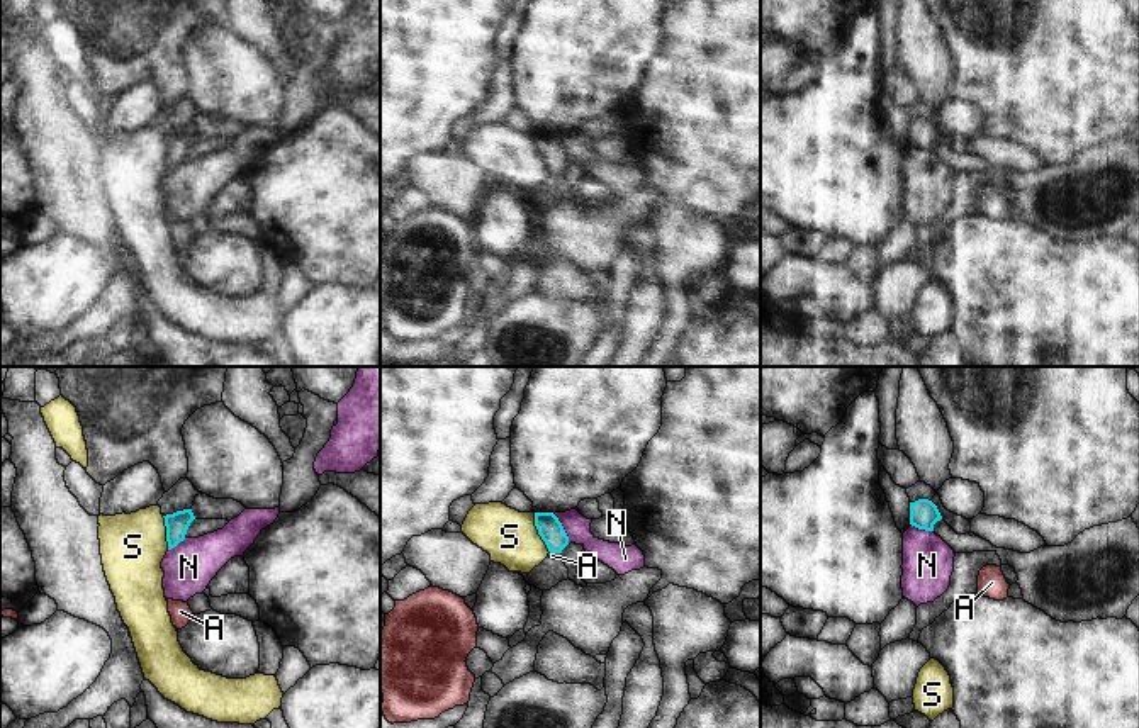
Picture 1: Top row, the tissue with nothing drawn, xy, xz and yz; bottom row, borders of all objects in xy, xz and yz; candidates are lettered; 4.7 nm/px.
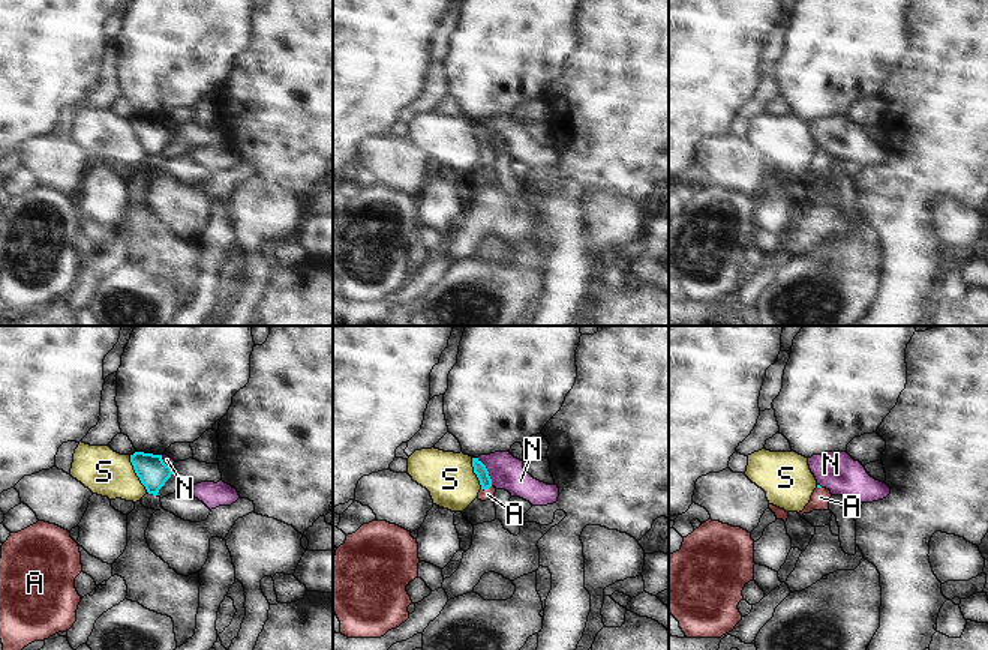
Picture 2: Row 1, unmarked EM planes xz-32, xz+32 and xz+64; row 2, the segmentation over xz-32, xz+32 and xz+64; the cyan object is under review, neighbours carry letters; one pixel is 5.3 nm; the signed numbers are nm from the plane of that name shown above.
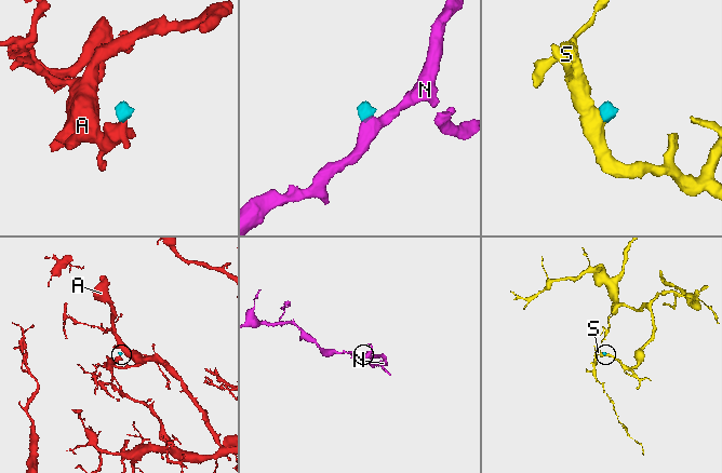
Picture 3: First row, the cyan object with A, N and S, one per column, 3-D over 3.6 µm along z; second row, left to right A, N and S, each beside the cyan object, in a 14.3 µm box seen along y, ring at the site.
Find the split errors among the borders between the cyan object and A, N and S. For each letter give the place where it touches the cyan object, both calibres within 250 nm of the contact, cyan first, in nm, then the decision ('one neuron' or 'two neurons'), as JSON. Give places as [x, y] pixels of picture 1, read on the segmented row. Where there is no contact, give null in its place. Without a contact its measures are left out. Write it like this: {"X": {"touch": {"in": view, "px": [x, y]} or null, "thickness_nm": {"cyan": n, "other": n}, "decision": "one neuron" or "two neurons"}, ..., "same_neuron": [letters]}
{"A": {"touch": {"in": "xz", "px": [555, 552]}, "thickness_nm": {"cyan": 120, "other": 30}, "decision": "one neuron"}, "N": {"touch": {"in": "xz", "px": [564, 530]}, "thickness_nm": {"cyan": 120, "other": 120}, "decision": "two neurons"}, "S": {"touch": {"in": "xz", "px": [538, 533]}, "thickness_nm": {"cyan": 120, "other": 260}, "decision": "two neurons"}, "same_neuron": ["A"]}

